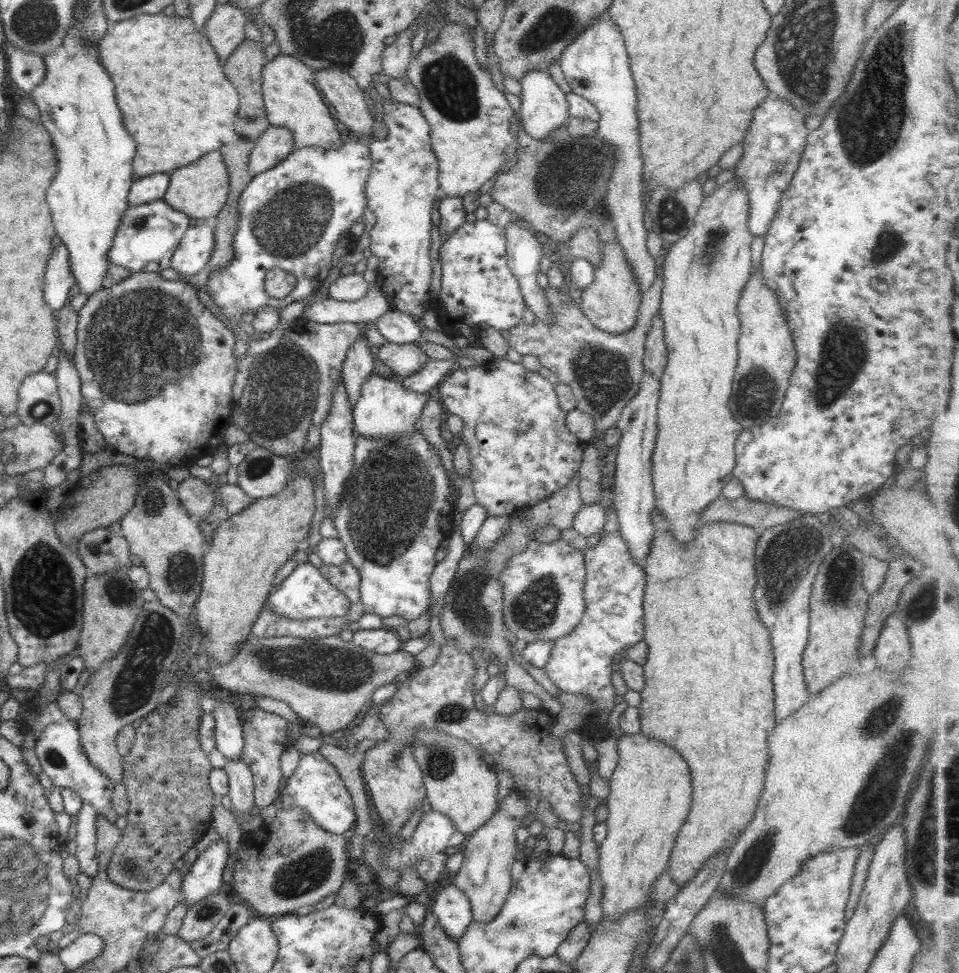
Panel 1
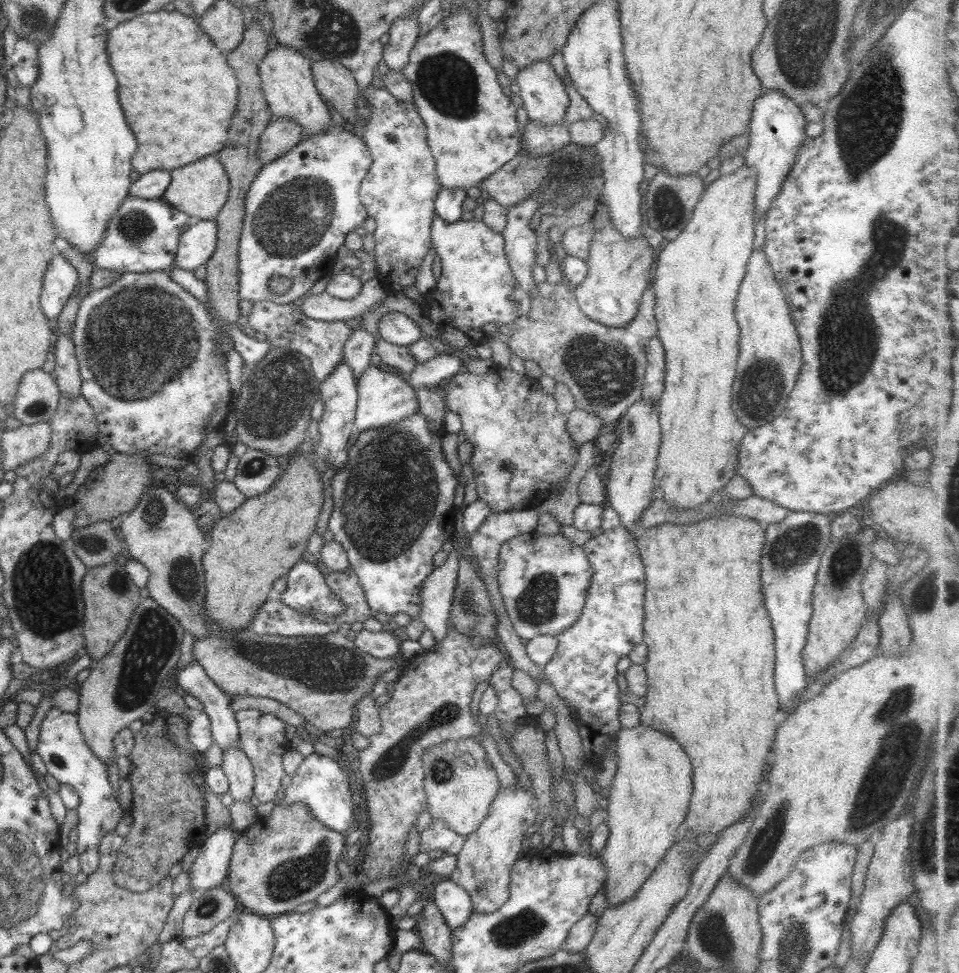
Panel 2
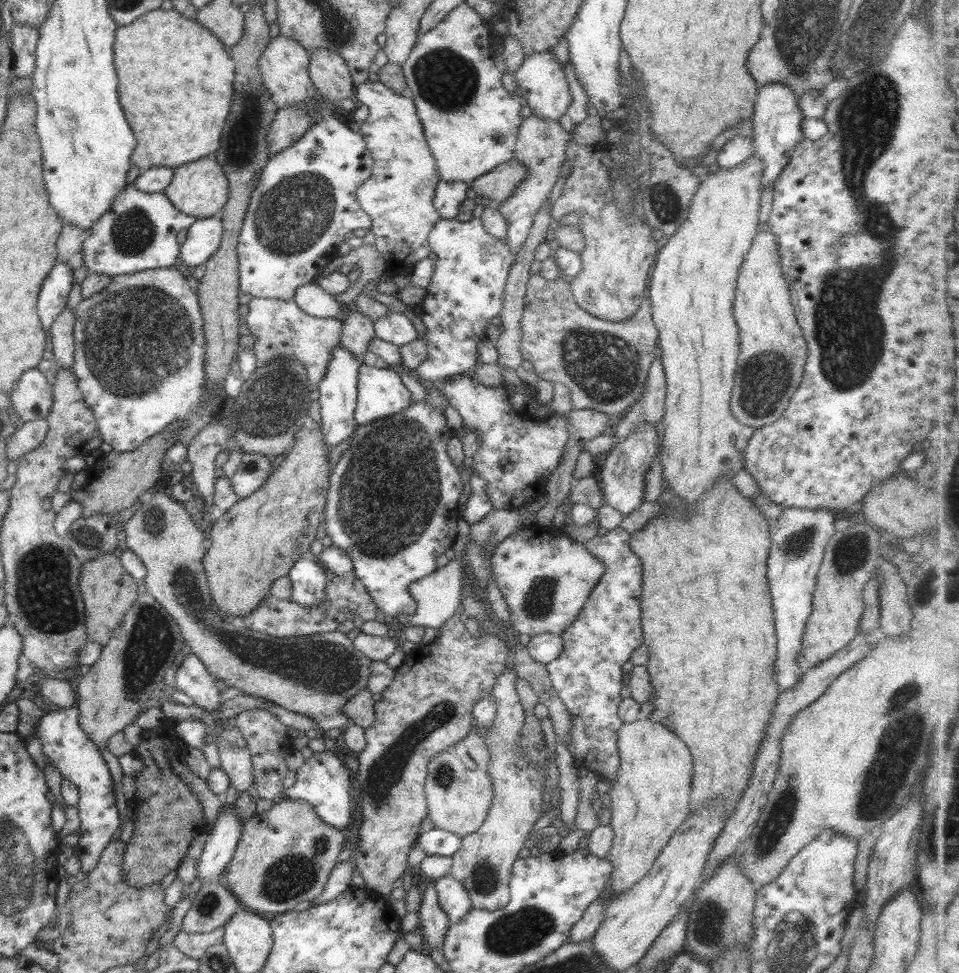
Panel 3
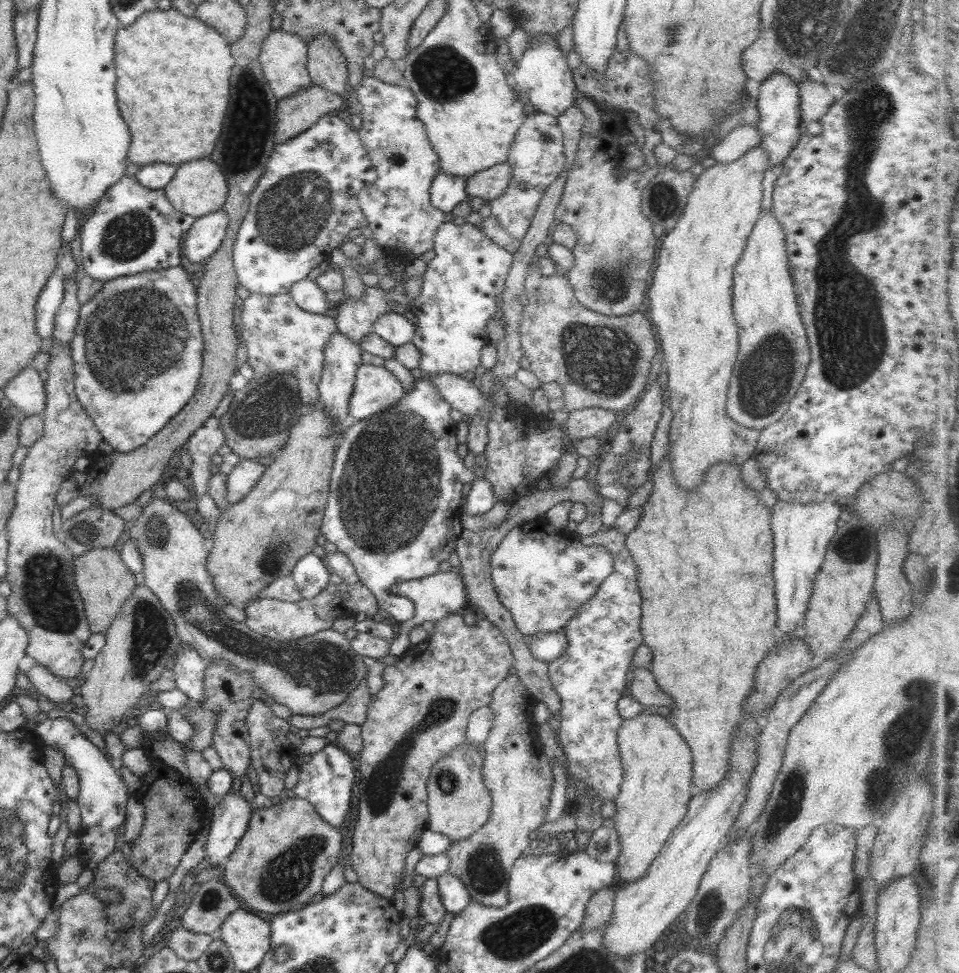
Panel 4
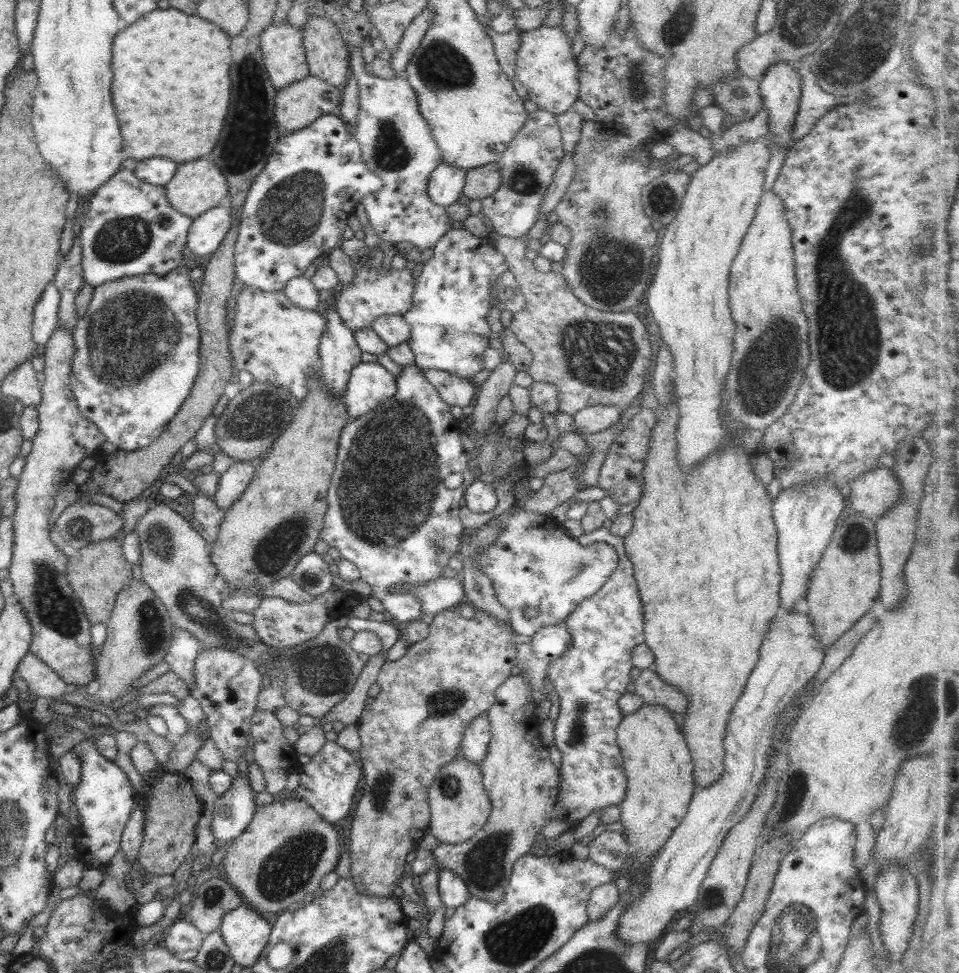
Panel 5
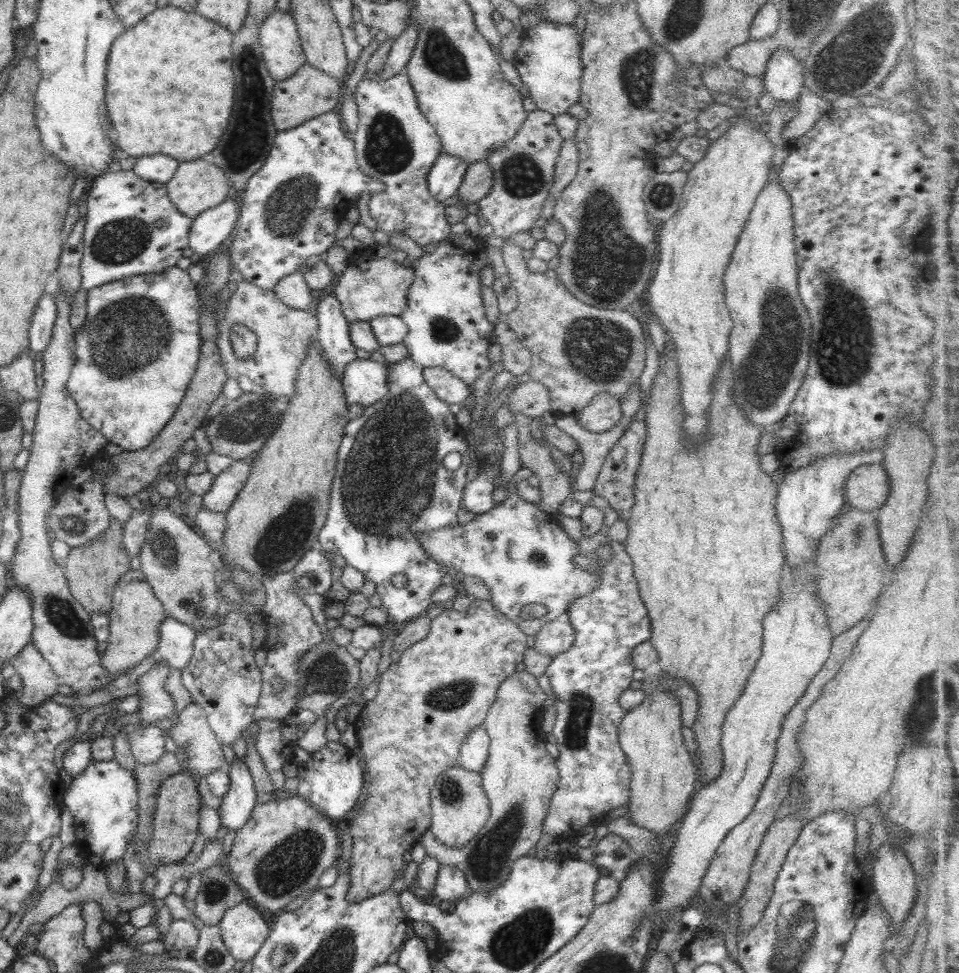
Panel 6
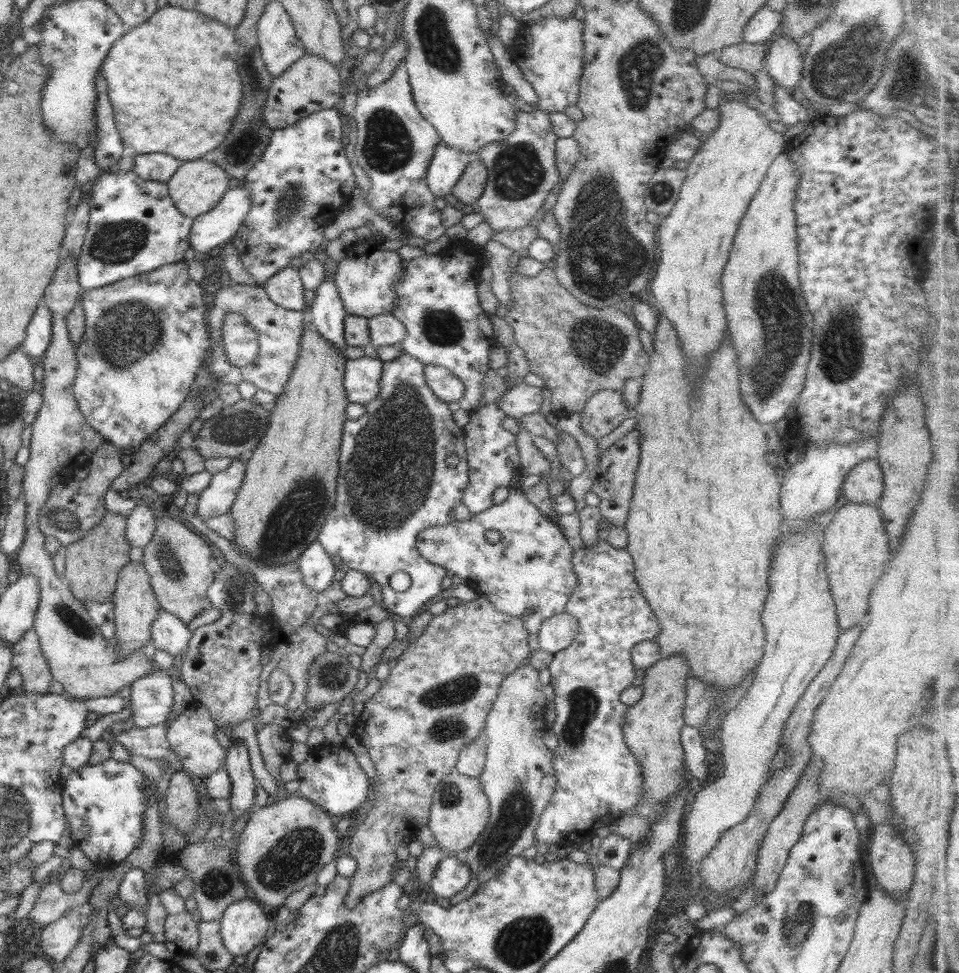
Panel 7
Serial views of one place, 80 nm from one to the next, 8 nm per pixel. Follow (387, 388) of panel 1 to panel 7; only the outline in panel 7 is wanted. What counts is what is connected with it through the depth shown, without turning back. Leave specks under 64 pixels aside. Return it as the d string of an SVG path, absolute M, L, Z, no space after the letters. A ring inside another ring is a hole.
M366 355L346 359L343 385L349 402L365 405L378 396L382 376L382 361Z

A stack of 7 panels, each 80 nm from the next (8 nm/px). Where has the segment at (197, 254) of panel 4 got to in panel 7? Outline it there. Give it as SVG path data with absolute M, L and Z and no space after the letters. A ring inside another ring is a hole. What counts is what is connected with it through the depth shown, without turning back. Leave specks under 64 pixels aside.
M240 183L235 188L229 188L221 198L221 201L208 212L193 218L193 225L189 233L189 245L196 252L208 252L214 248L219 251L224 243L229 243L238 233L240 225L245 221L246 215L251 207L250 193L248 189Z

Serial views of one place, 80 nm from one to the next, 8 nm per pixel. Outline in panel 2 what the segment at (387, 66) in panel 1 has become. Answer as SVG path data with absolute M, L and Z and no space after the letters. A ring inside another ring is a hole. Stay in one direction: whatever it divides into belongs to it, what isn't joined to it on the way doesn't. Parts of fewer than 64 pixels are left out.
M412 11L404 18L398 18L390 28L388 43L383 48L383 59L389 70L402 71L408 64L409 54L420 33L419 12Z

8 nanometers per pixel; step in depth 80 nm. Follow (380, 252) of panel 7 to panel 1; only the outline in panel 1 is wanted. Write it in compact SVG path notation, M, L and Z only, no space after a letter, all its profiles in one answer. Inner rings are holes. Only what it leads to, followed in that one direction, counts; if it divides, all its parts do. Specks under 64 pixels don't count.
M364 336L358 337L346 353L341 368L341 377L352 408L359 399L365 378L374 372L374 364L370 354L370 344Z

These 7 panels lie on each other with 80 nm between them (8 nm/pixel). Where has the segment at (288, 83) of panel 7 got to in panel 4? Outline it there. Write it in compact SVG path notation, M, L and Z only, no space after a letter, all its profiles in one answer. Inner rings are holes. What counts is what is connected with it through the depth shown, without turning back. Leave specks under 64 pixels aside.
M312 85L294 96L277 100L275 144L289 141L312 126L322 115L335 114L346 107L346 100Z

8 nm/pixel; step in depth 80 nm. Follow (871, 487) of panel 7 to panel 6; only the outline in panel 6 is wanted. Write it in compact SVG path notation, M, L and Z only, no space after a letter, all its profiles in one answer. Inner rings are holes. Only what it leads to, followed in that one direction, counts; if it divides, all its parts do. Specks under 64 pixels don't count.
M881 464L861 465L852 470L844 492L851 507L872 512L880 510L888 500L888 473Z

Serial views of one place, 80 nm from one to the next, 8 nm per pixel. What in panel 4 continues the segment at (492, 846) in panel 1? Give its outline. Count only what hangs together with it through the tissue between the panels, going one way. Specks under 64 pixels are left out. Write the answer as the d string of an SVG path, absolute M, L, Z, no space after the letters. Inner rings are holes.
M511 671L509 675L506 676L506 678L503 678L502 682L499 682L497 684L497 687L493 690L492 700L489 705L490 708L492 708L492 713L494 713L494 720L488 738L482 744L483 752L484 752L484 756L483 756L484 760L483 760L483 765L481 770L483 781L485 782L486 788L489 790L493 802L492 810L490 816L488 817L488 820L474 834L471 834L468 838L465 838L464 840L456 841L446 852L446 856L450 858L450 864L448 870L449 873L453 874L454 876L457 876L464 883L464 886L466 887L466 890L468 891L468 894L470 894L472 900L486 906L493 906L493 907L506 906L506 903L509 901L508 881L510 880L510 873L511 873L511 869L513 868L514 861L517 858L520 858L522 854L529 852L531 832L533 830L536 830L540 825L542 825L545 822L546 813L549 805L549 798L552 791L552 786L554 784L553 773L550 765L548 764L549 763L548 757L542 754L543 746L542 743L540 743L540 739L538 737L538 732L537 732L538 726L536 726L536 724L534 724L533 722L533 719L529 717L529 715L531 715L530 709L531 709L531 703L533 703L533 698L532 696L528 698L527 694L529 694L527 688L522 684L522 682L520 682L520 679L514 674L513 671Z

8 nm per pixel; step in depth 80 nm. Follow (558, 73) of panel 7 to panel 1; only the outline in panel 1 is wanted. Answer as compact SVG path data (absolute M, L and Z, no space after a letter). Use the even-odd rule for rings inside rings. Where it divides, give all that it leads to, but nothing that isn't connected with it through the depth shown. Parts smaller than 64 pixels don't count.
M531 70L523 74L519 83L522 85L520 122L532 138L542 140L567 124L569 104L547 71Z

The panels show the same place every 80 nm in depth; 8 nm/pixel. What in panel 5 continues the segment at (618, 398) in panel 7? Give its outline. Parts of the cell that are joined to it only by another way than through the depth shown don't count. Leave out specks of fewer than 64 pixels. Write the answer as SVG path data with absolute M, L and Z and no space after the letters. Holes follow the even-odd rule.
M590 405L579 410L573 417L574 433L601 434L621 418L621 409L614 405Z

